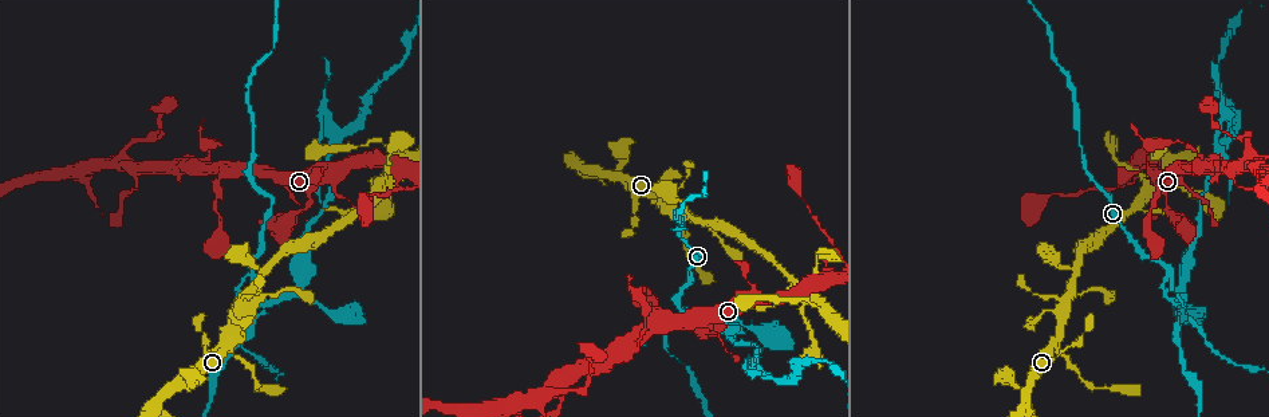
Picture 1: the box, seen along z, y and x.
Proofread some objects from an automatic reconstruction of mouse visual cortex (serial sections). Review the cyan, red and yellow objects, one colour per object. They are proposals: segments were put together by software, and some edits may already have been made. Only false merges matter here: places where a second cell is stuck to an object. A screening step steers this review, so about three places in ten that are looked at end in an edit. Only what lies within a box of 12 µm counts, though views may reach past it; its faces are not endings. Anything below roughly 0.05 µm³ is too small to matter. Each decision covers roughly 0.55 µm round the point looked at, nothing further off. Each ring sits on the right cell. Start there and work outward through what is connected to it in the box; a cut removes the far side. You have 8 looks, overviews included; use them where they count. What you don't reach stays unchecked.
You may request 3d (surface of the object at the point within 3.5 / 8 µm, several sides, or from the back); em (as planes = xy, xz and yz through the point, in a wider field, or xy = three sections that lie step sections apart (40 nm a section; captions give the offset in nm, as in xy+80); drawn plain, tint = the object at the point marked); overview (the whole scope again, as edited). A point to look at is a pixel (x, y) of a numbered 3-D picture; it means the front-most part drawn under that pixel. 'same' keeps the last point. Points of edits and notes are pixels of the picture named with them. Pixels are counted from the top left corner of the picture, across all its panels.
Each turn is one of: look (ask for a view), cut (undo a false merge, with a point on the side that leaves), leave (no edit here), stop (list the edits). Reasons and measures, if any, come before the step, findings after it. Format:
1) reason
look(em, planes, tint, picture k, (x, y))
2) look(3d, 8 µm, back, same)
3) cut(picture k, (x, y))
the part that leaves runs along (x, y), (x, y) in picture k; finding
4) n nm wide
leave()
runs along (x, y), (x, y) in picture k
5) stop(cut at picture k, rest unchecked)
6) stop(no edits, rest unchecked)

arms part here
look(3d, 3.5 µm, picture 1, (249, 270))

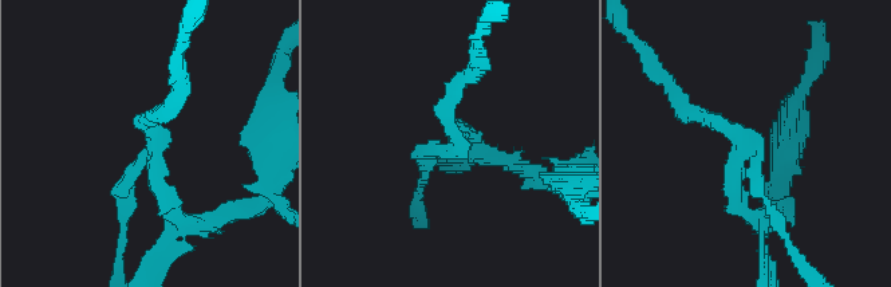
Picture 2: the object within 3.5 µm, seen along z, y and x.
shape alone is not enough
look(em, xy, step 1, tint, picture 2, (156, 147))

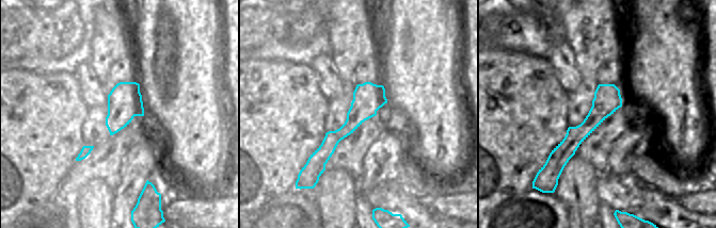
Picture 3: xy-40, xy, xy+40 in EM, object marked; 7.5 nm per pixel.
3 arms
cut(picture 2, (172, 201))
the part that leaves runs along (154, 157), (166, 211), (228, 215) in picture 2; a second cell is stuck on

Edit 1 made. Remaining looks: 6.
redraw
look(overview)

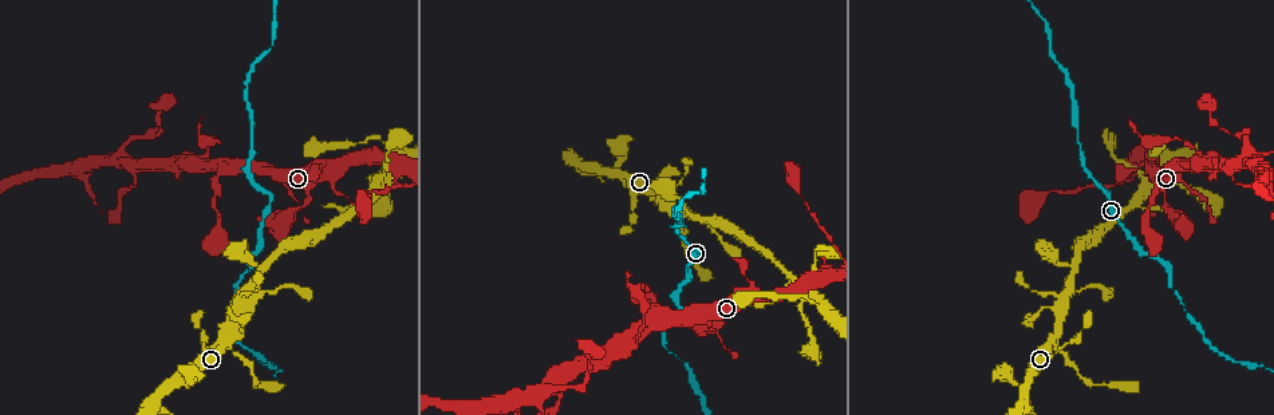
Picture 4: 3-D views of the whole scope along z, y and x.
look(3d, 3.5 µm, picture 4, (1195, 166))

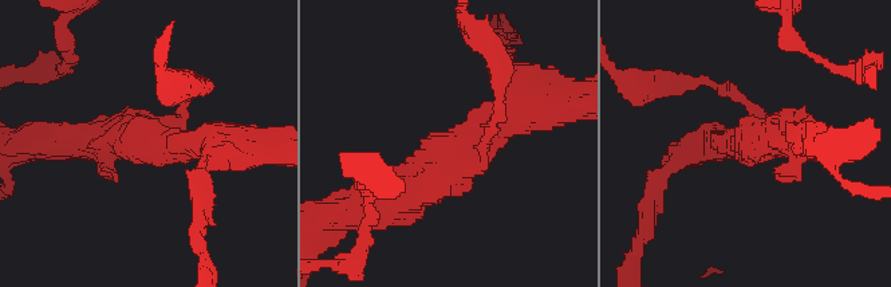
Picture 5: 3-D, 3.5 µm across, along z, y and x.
3 arms; arms of 150, 450, 450 nm; need the tissue
look(em, planes, tint, picture 5, (752, 146))

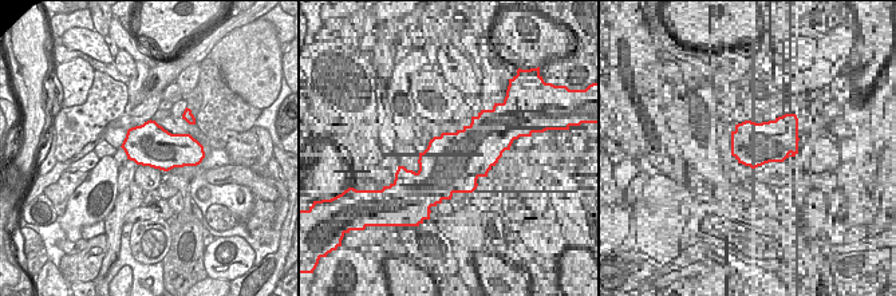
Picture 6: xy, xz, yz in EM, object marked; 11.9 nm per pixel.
look(em, xy, step 2, tint, same)

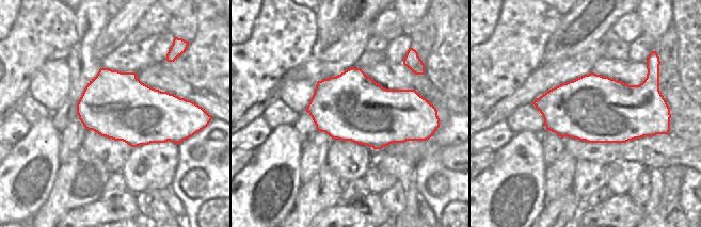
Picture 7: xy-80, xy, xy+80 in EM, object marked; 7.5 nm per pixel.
leave()
continuous, no second cell

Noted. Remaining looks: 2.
a narrow waist
look(3d, 8 µm, back, picture 4, (742, 275))

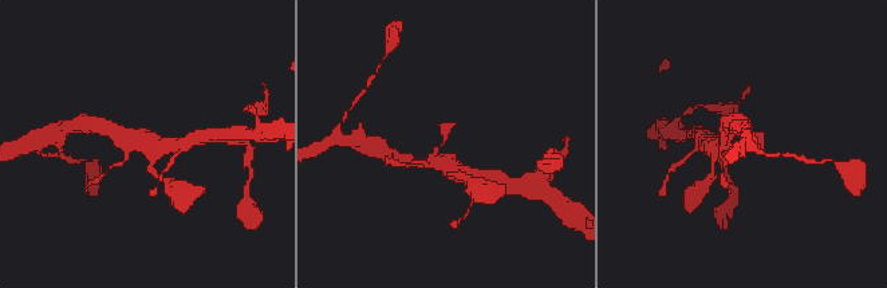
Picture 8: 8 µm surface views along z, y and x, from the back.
look(em, xy, step 5, tint, picture 8, (443, 142))

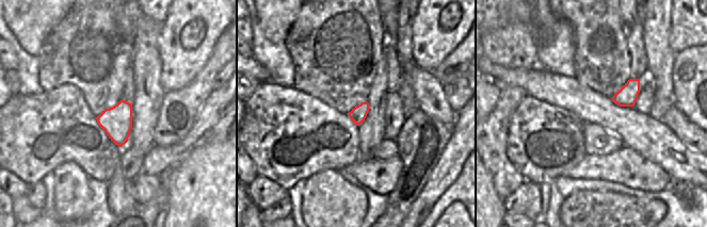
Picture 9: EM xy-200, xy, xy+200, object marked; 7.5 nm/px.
leave()
runs along (448, 168), (433, 161), (457, 122) in picture 8; continuous, no second cell

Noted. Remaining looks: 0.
stop(cut at picture 2, rest unchecked)

